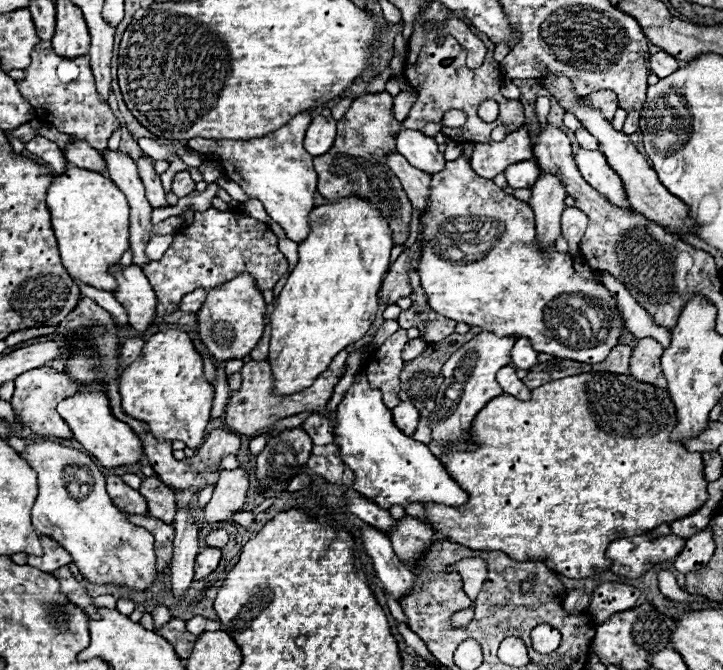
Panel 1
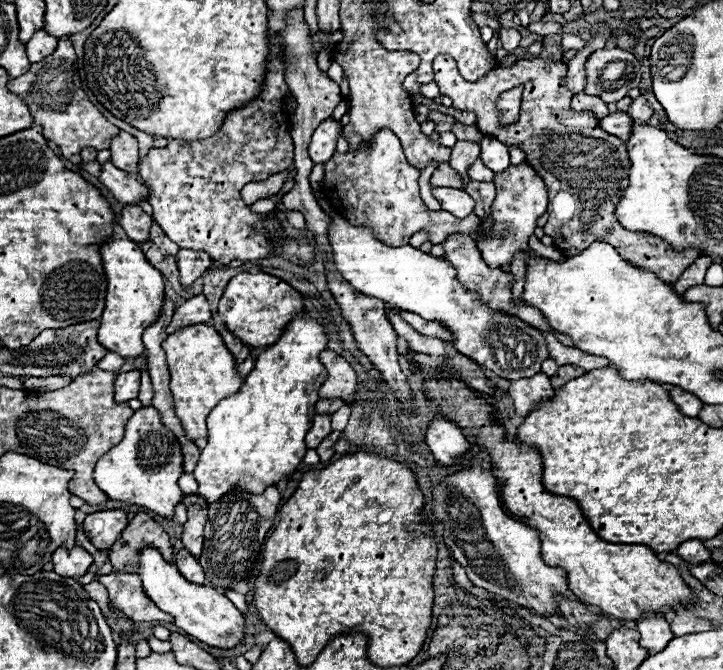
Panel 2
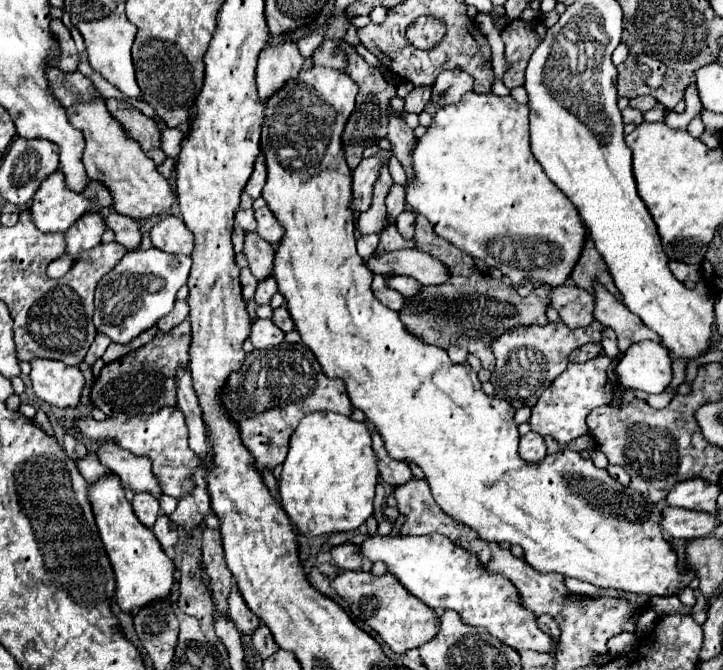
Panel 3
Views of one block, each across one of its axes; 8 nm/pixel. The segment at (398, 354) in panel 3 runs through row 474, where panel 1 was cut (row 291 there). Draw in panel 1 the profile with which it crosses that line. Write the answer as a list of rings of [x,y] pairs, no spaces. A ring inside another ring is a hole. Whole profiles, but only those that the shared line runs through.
[[[466,156],[446,162],[446,168],[432,176],[430,196],[432,204],[422,220],[424,252],[416,272],[420,274],[428,304],[432,304],[436,314],[470,326],[480,326],[496,336],[528,338],[536,352],[584,364],[604,360],[616,344],[624,342],[620,336],[626,334],[626,326],[610,290],[598,280],[584,280],[576,274],[568,254],[556,252],[556,248],[544,252],[536,244],[535,220],[530,206],[506,194],[492,180],[476,176]]]

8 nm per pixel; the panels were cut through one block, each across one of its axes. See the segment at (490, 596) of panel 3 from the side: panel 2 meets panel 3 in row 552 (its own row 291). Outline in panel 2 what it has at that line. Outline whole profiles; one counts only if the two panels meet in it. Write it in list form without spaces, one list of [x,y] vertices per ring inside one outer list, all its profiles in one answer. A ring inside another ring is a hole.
[[[332,216],[332,236],[328,238],[336,268],[356,290],[384,300],[388,308],[400,308],[424,320],[440,322],[452,332],[452,342],[460,354],[492,370],[496,376],[506,380],[532,378],[540,372],[542,362],[550,358],[548,344],[544,346],[544,334],[540,330],[528,326],[518,316],[488,308],[476,292],[466,290],[458,282],[454,266],[446,258],[424,254],[408,244],[398,248],[380,244],[368,228],[352,226],[342,216]]]

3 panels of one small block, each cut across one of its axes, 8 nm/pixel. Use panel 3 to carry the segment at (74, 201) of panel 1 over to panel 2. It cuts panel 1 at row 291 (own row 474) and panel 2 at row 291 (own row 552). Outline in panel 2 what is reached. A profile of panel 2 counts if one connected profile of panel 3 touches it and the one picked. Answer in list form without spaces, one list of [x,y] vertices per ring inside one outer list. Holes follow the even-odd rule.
[[[110,238],[100,246],[100,256],[104,264],[104,272],[108,276],[108,292],[106,292],[106,308],[100,316],[98,340],[106,350],[116,352],[118,356],[138,358],[144,354],[142,332],[156,322],[164,302],[166,282],[162,274],[144,258],[138,244],[126,240]]]

